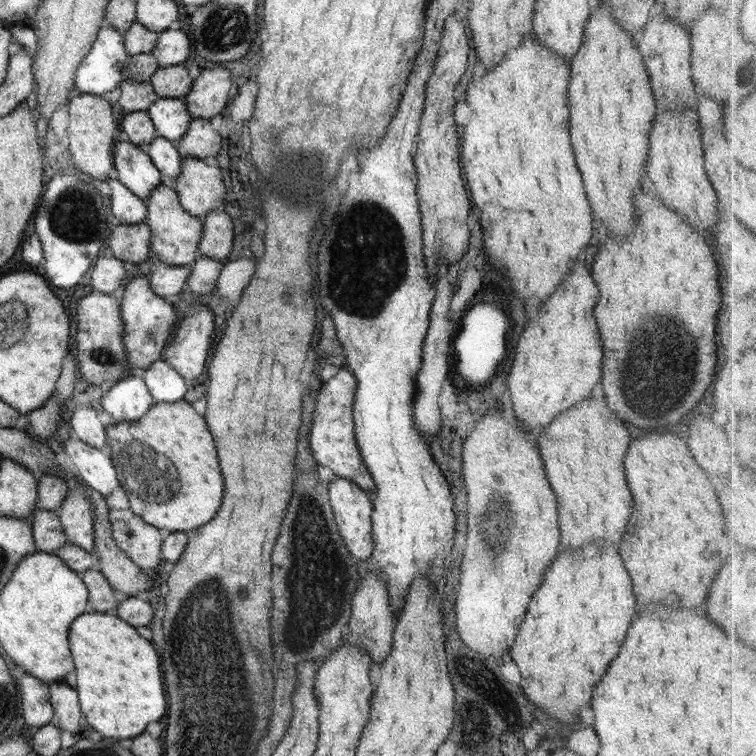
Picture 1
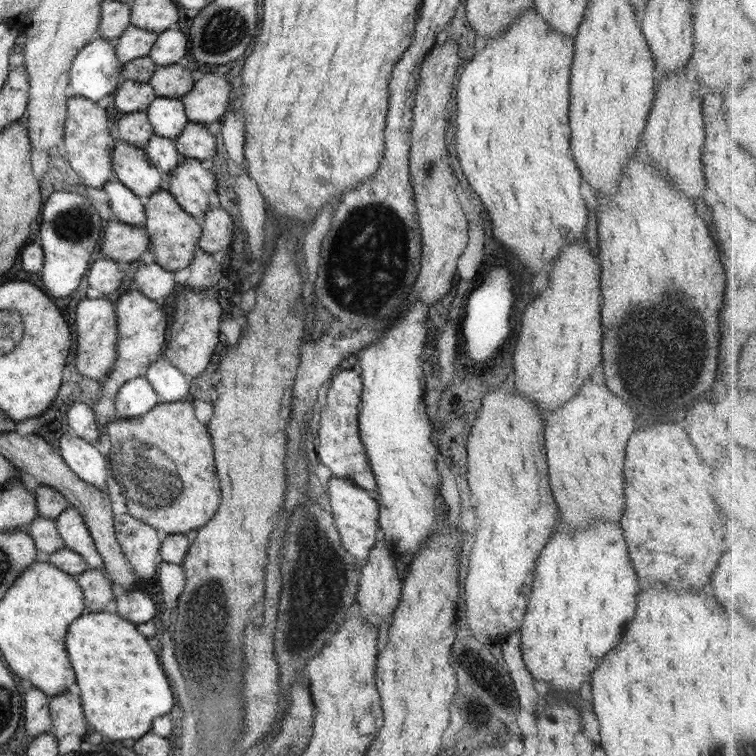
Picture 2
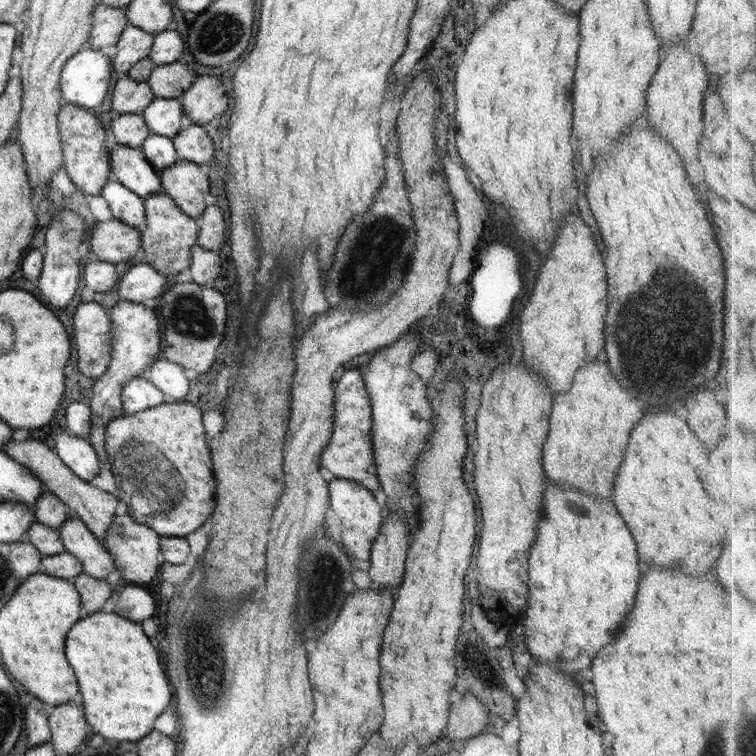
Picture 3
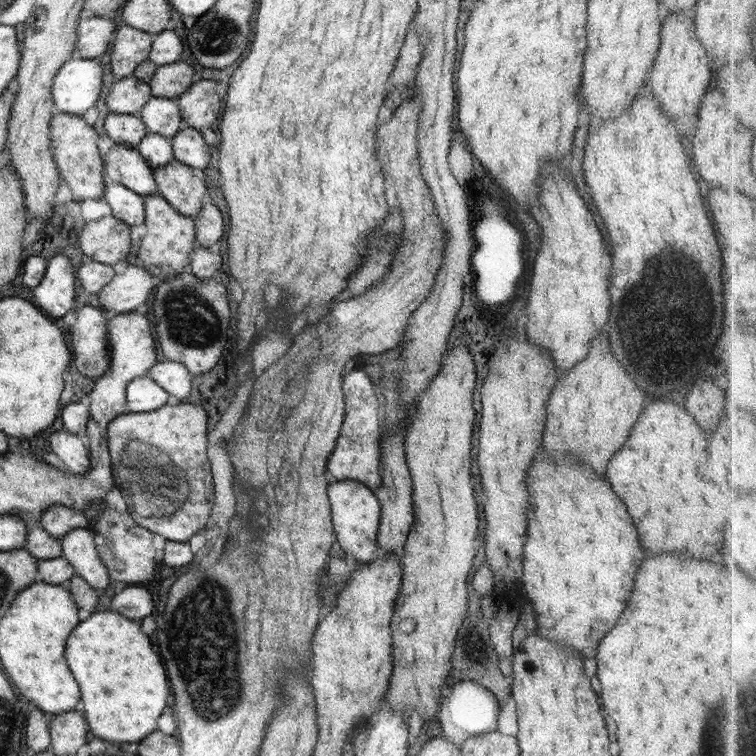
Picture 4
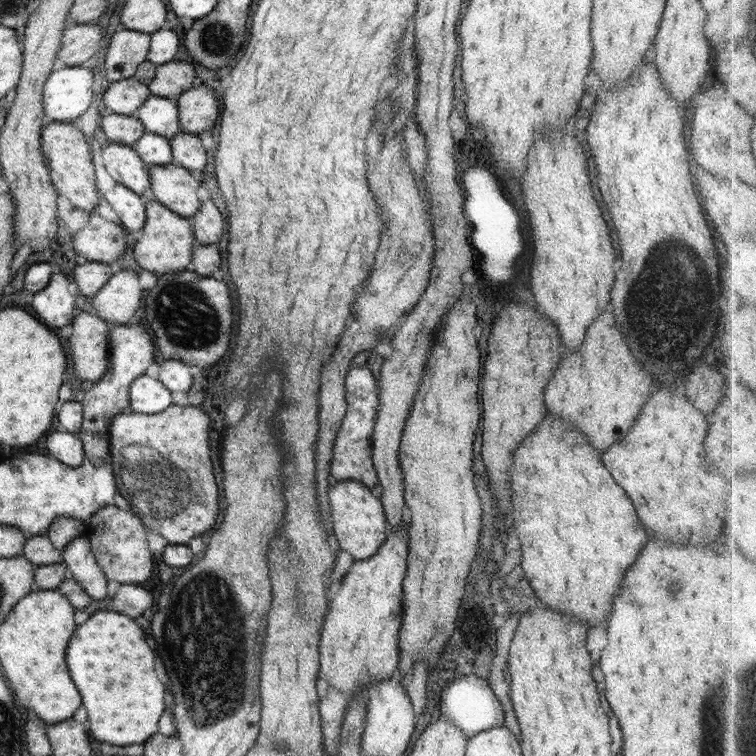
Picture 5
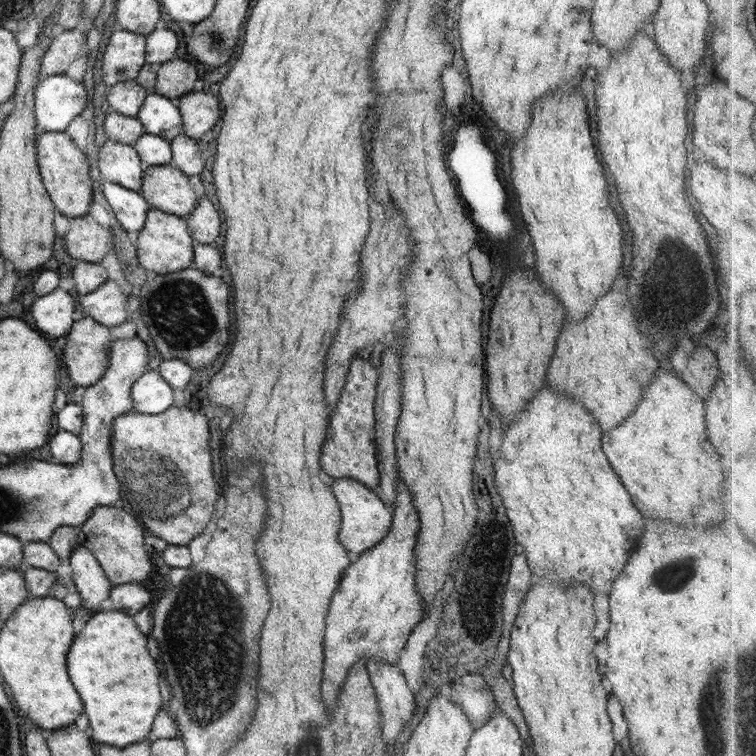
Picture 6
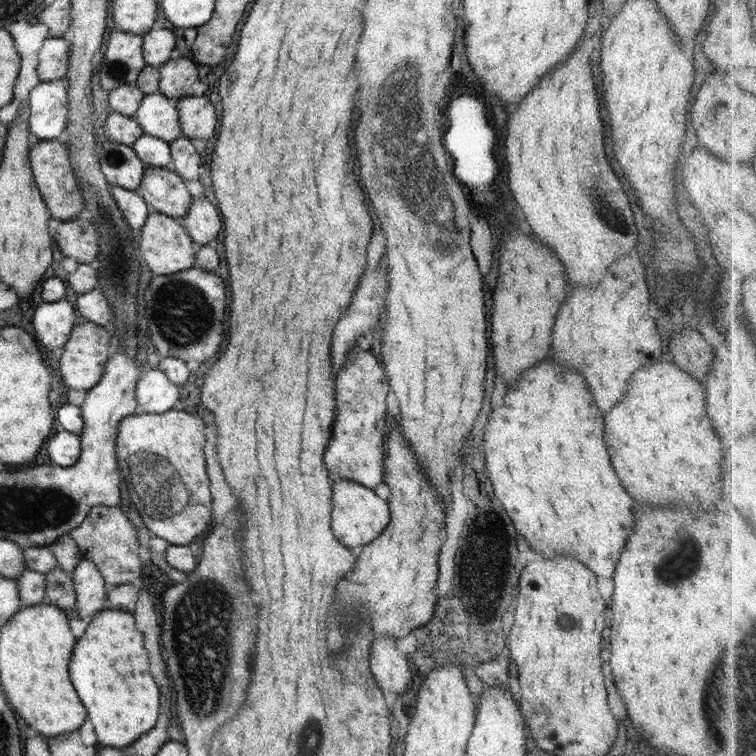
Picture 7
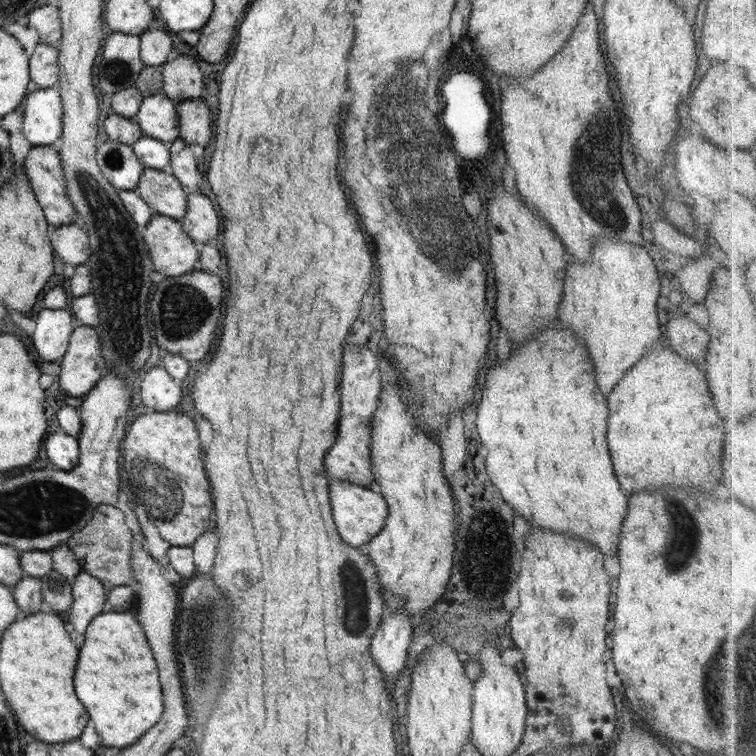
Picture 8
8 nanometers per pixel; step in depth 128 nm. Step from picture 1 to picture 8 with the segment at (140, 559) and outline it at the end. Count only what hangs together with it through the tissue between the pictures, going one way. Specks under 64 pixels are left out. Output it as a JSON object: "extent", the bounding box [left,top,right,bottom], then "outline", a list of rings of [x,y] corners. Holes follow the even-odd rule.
{"extent":[67,504,135,590],"outline":[[[99,504],[86,526],[67,540],[81,570],[101,580],[108,590],[135,579],[131,565],[133,535],[125,522],[126,516],[122,510],[109,504]]]}

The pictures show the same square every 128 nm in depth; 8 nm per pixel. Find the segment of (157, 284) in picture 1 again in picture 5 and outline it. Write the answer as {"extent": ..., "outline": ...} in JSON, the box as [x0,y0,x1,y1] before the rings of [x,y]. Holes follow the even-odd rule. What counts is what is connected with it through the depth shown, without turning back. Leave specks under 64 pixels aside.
{"extent":[92,270,146,324],"outline":[[[122,270],[112,278],[92,298],[96,316],[106,323],[128,324],[130,318],[142,304],[146,290],[138,281],[138,274],[132,270]]]}

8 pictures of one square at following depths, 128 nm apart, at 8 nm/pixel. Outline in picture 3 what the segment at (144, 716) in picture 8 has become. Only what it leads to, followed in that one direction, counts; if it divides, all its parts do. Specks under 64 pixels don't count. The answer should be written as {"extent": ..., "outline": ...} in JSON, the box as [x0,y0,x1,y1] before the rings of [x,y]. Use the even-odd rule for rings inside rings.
{"extent":[66,586,172,742],"outline":[[[140,586],[121,588],[112,613],[95,612],[72,625],[66,638],[66,658],[76,672],[84,714],[94,732],[104,738],[138,742],[152,732],[154,720],[170,704],[172,692],[156,648],[136,624],[156,612],[156,600]]]}

